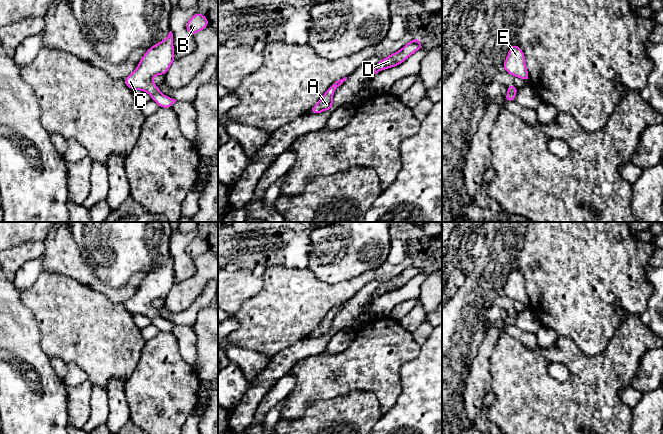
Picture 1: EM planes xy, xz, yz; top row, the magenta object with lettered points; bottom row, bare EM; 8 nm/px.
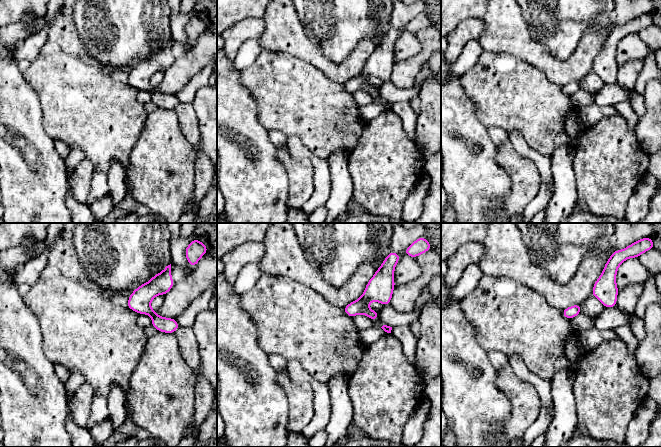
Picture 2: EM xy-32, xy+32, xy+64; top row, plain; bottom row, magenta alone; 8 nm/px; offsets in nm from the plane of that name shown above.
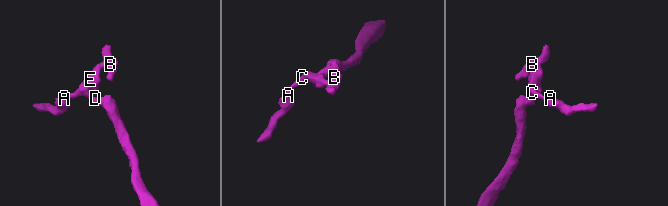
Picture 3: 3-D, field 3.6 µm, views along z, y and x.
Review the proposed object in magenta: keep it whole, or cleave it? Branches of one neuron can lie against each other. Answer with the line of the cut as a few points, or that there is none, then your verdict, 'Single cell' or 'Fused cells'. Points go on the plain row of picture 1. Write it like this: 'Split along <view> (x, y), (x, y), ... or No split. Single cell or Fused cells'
No split. Single cell

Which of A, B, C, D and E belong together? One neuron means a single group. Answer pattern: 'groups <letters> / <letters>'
groups A B C D E

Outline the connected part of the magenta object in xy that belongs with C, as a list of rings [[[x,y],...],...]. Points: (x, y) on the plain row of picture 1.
[[[170,255],[165,264],[146,275],[134,296],[124,303],[124,307],[128,312],[147,316],[160,332],[171,332],[177,325],[160,317],[159,310],[152,306],[152,301],[155,299],[165,300],[176,283],[173,265],[173,258]]]

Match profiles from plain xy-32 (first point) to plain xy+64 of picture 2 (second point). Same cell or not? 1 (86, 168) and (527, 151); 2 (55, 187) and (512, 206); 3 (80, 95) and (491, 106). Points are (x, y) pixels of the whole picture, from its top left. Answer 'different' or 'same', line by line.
1: different
2: different
3: same

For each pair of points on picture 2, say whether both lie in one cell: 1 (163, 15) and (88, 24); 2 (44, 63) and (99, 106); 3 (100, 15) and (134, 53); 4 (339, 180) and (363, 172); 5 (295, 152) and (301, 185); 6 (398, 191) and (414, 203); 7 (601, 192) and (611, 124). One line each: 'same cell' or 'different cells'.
1: same cell
2: same cell
3: same cell
4: different cells
5: different cells
6: different cells
7: same cell

